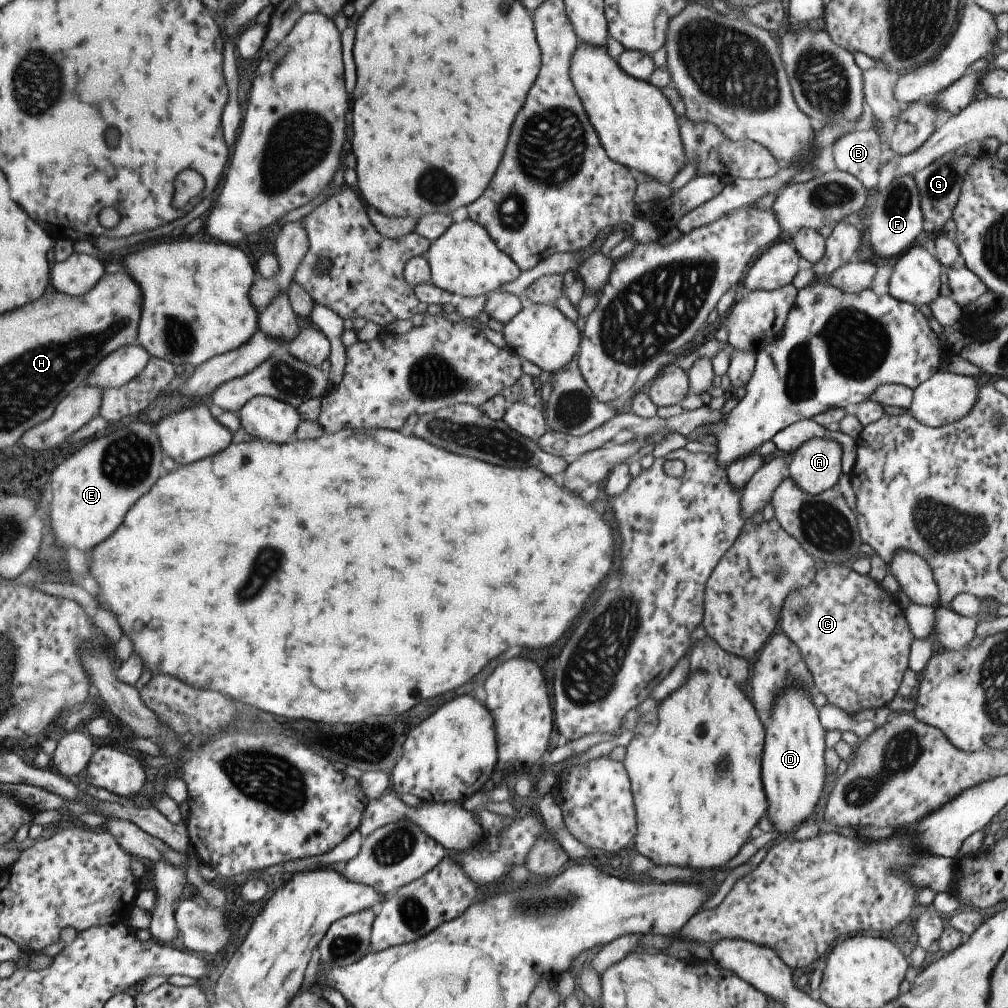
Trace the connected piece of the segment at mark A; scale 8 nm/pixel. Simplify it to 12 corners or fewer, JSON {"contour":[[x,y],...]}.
{"contour":[[828,438],[805,441],[787,476],[810,495],[831,489],[842,448]]}

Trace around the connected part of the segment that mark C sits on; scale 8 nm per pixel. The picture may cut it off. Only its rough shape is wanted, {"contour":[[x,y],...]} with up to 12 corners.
{"contour":[[849,564],[785,597],[783,634],[816,692],[886,707],[913,636]]}

